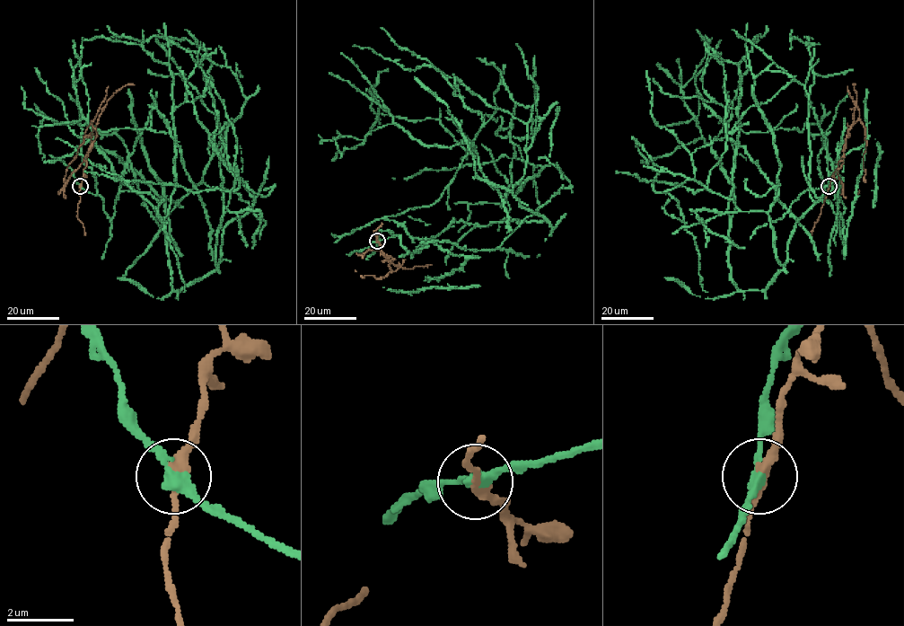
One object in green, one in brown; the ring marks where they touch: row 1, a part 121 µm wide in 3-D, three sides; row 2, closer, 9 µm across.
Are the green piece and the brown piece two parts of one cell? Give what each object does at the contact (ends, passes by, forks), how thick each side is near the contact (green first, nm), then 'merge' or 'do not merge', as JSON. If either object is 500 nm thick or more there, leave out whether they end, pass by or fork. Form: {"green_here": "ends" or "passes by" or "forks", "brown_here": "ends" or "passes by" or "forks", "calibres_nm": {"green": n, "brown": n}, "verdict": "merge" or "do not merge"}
{"green_here": "passes by", "brown_here": "passes by", "calibres_nm": {"green": 320, "brown": 280}, "verdict": "do not merge"}

